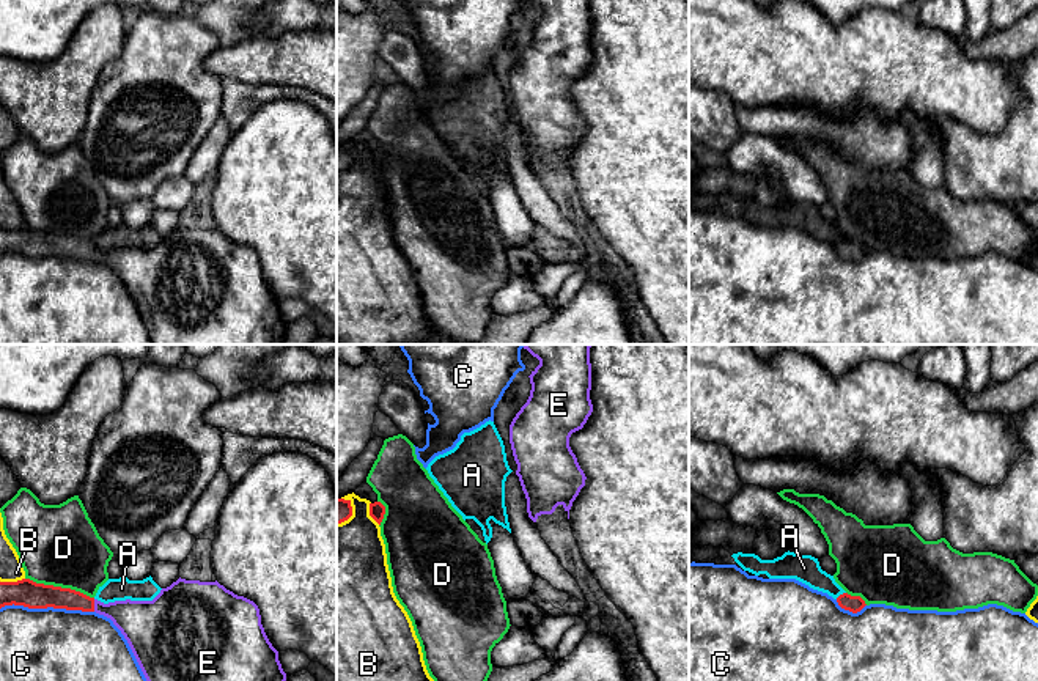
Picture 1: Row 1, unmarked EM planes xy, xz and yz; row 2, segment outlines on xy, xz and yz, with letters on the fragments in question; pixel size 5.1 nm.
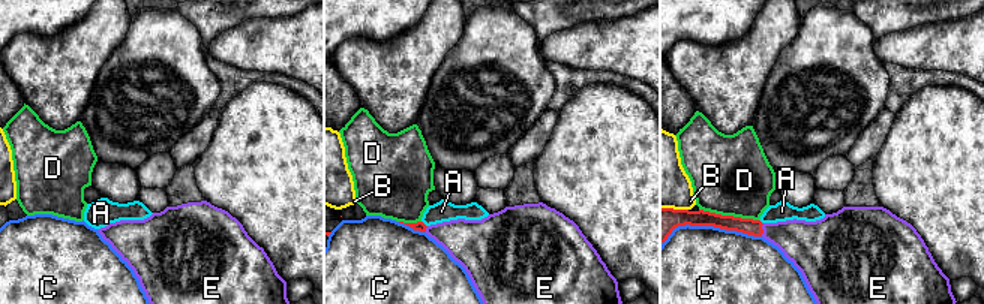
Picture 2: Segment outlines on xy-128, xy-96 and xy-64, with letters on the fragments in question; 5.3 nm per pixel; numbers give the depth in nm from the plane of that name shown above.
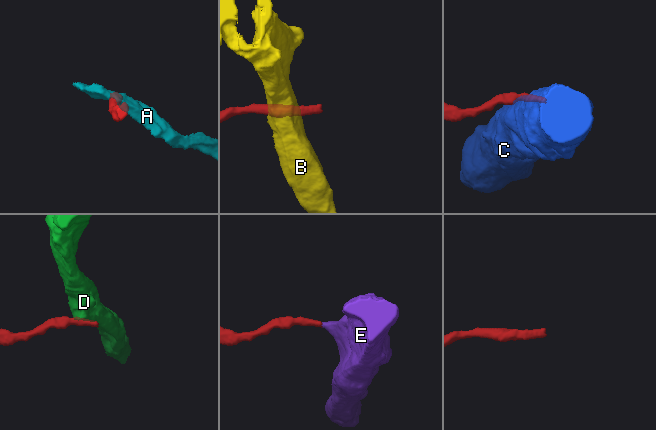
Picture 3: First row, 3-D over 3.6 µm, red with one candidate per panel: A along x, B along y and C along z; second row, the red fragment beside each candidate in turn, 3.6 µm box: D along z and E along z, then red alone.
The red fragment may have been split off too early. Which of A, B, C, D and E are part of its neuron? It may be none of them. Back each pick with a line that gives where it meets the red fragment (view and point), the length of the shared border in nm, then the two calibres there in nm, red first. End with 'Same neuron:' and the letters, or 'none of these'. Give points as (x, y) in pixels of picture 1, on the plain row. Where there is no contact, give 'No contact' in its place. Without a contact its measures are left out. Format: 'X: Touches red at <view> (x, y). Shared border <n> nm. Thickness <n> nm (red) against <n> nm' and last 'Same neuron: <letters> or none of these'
E: Touches red at xy (93, 253). Shared border 60 nm. Thickness 110 nm (red) against 220 nm
Same neuron: E

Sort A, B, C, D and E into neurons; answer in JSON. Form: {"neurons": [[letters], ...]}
{"neurons": [["A"], ["B"], ["C"], ["D"], ["E"]]}

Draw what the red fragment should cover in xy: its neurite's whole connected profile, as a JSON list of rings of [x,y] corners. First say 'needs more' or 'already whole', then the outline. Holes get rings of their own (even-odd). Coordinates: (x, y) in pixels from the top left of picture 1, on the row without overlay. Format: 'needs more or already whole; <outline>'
needs more; [[[30,226],[0,230],[0,256],[5,253],[28,256],[66,256],[96,260],[113,269],[127,288],[149,335],[151,344],[282,344],[286,321],[278,308],[278,299],[269,289],[261,272],[258,253],[215,230],[178,226],[162,236],[153,248],[115,248],[104,252],[80,239],[36,231]]]

